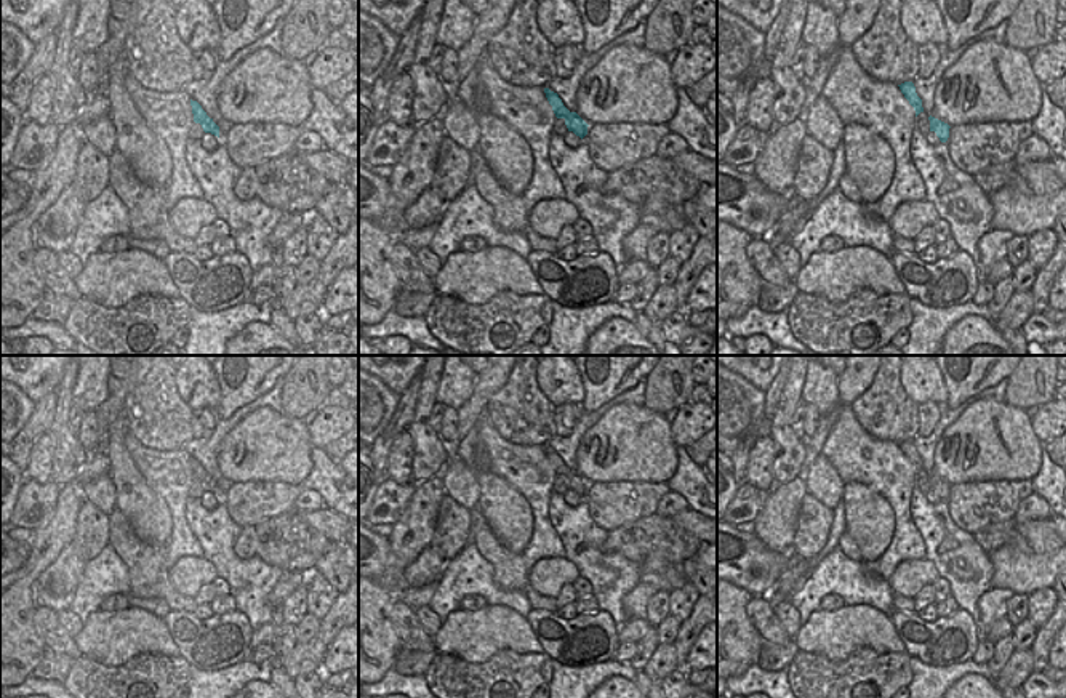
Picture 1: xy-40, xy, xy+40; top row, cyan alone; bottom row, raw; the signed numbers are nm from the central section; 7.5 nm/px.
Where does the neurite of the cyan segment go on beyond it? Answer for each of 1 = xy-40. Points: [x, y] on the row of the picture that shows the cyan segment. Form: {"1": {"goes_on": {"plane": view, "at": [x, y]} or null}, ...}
{"1": {"goes_on": null}}

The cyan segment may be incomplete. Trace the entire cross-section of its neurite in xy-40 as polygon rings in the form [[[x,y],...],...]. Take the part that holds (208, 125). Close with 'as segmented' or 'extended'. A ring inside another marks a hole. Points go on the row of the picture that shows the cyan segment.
[[[190,99],[194,122],[200,123],[205,133],[211,133],[219,138],[219,126],[206,115],[197,101]]]; as segmented

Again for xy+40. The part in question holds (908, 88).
[[[904,82],[898,86],[900,86],[901,93],[904,94],[904,98],[909,101],[909,104],[914,107],[916,117],[920,112],[924,112],[922,99],[917,96],[914,83],[912,82]]]; as segmented

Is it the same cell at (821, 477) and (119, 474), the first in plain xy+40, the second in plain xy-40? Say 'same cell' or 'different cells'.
different cells

